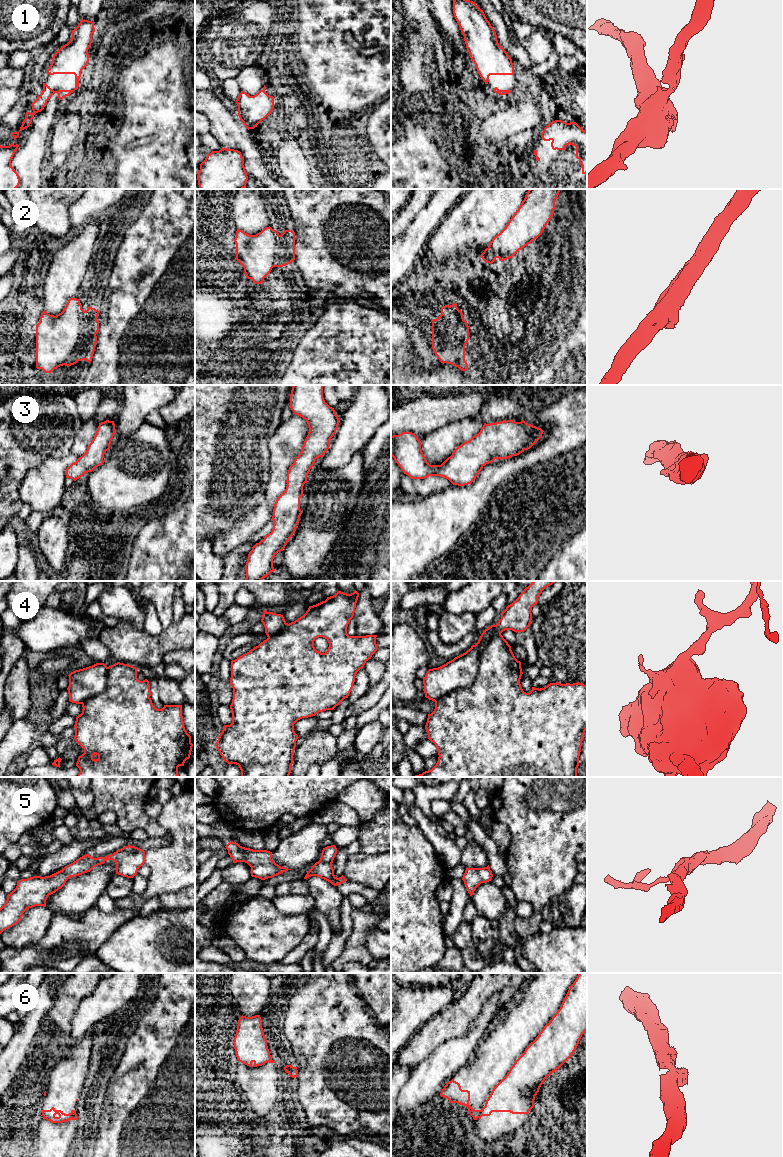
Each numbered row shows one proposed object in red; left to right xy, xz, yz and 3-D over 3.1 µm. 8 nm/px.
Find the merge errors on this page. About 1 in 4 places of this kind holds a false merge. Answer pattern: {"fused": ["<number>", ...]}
{"fused": ["4", "6"]}

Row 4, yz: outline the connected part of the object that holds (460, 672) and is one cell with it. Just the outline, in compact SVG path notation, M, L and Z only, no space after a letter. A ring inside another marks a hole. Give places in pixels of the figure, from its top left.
M533 581L519 597L501 613L496 625L483 631L478 642L465 653L438 667L429 669L423 678L425 697L436 702L453 690L471 686L478 672L478 658L494 634L505 630L524 632L530 627L532 607L538 603L542 591L556 581Z

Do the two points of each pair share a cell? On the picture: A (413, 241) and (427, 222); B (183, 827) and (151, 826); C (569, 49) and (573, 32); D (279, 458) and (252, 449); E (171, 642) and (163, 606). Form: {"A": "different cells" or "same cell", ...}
{"A": "same cell", "B": "different cells", "C": "different cells", "D": "different cells", "E": "different cells"}

